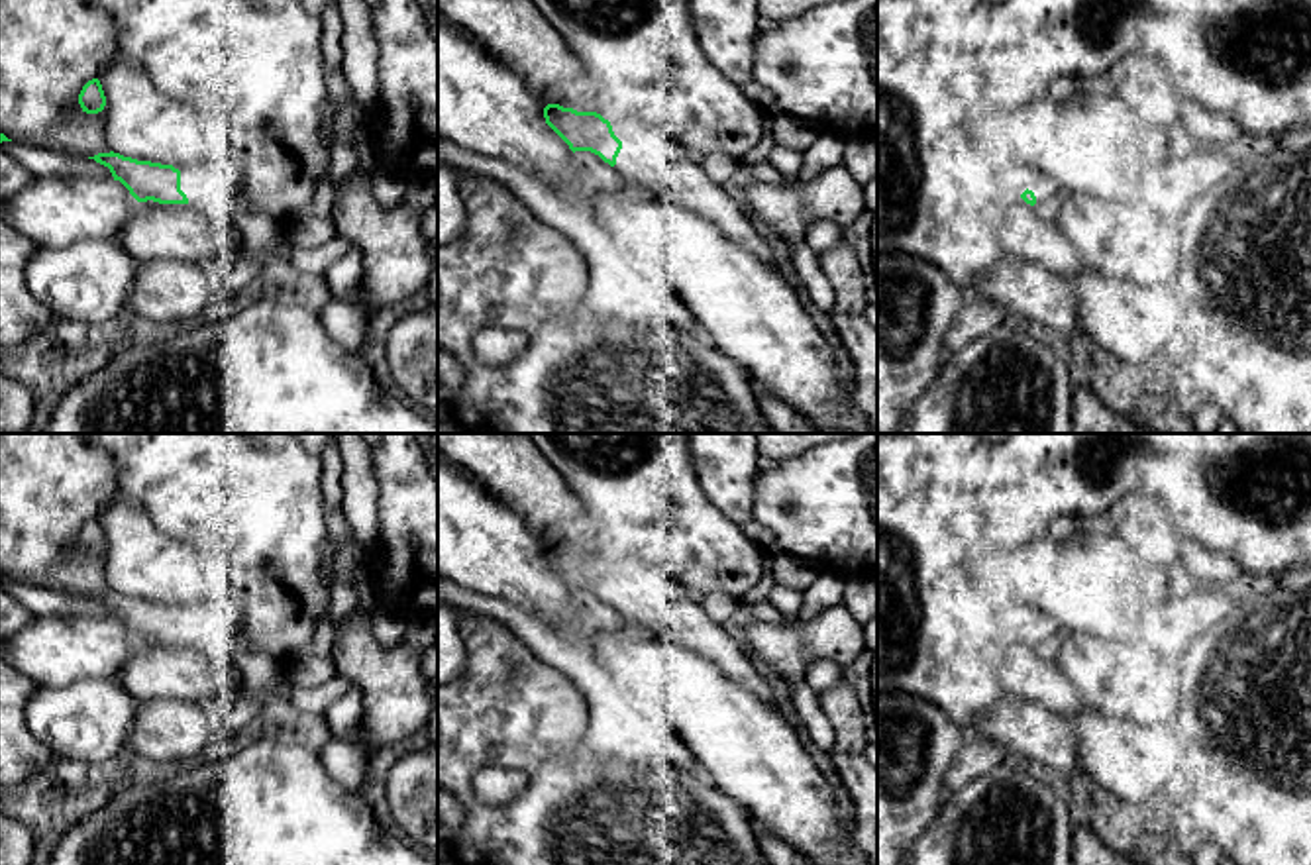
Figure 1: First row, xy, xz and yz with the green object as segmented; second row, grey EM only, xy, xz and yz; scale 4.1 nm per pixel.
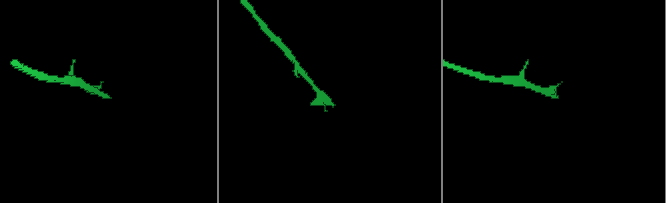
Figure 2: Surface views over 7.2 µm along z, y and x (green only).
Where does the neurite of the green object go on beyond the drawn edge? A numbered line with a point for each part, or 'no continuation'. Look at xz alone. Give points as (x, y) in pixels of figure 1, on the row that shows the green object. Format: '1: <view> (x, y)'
1: xz (666, 167)

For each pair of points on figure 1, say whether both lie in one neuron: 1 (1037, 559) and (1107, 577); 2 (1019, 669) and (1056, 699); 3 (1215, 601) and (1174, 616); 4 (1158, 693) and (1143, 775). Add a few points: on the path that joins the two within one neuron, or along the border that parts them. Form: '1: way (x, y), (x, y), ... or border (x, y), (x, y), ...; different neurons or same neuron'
1: way (1054, 577), (1090, 577); same neuron
2: way (1029, 677), (1047, 689); same neuron
3: way (1206, 609), (1184, 616); same neuron
4: border (1125, 718), (1137, 724), (1158, 726); different neurons

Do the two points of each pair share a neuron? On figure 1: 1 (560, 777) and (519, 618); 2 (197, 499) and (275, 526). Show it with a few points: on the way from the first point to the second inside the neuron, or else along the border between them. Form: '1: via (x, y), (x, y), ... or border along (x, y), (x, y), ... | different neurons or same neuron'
1: border along (491, 618), (505, 624), (538, 658), (566, 673) | different neurons
2: via (216, 499), (234, 499), (256, 516) | same neuron

